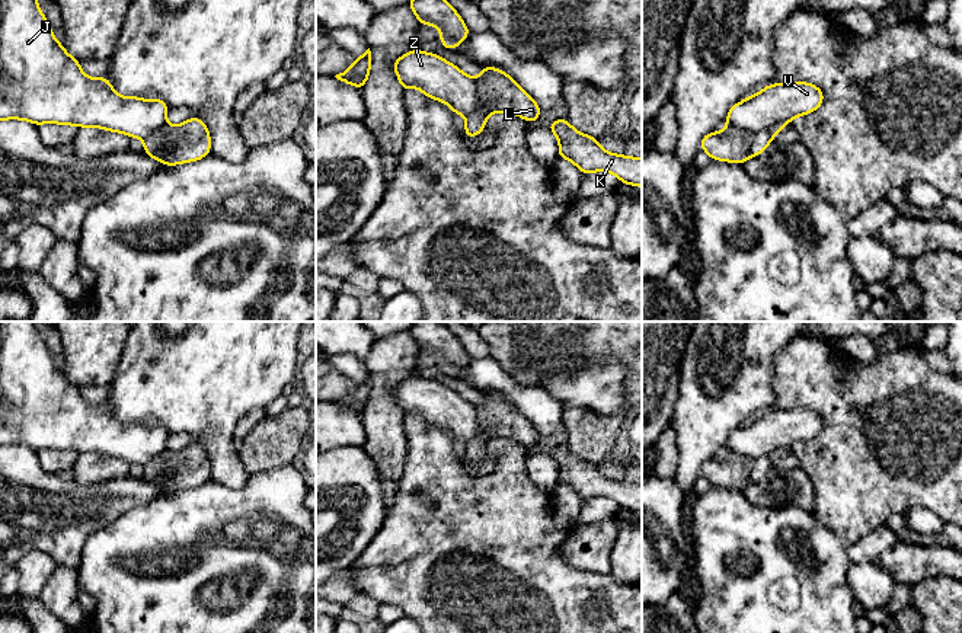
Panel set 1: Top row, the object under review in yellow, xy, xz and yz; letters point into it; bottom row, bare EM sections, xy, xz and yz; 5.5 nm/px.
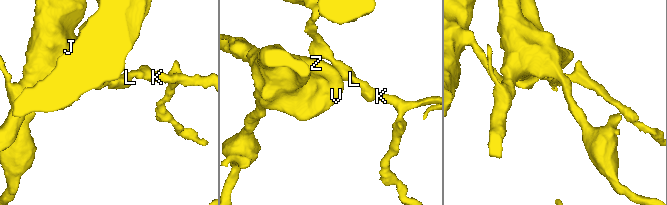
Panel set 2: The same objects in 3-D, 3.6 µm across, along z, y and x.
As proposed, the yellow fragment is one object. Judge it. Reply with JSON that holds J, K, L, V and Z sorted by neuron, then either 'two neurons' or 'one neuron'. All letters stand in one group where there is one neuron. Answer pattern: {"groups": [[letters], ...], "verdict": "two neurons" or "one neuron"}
{"groups": [["J", "V", "Z"], ["K", "L"]], "verdict": "two neurons"}

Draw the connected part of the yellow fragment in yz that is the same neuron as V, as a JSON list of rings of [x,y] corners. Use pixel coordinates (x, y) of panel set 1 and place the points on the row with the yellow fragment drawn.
[[[776,83],[735,103],[725,121],[729,127],[758,132],[773,125],[787,125],[795,116],[815,112],[822,102],[822,90],[812,83]]]

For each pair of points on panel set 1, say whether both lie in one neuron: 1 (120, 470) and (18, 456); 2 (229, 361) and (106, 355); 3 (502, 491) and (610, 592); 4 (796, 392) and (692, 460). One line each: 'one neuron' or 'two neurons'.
1: two neurons
2: two neurons
3: one neuron
4: two neurons

